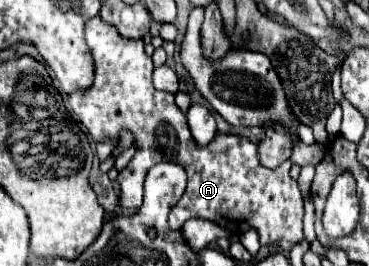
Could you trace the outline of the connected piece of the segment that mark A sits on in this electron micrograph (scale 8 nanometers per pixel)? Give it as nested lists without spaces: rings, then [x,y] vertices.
[[[100,17],[86,23],[86,43],[94,59],[94,83],[84,91],[74,91],[63,101],[71,117],[82,123],[96,143],[120,141],[120,133],[128,131],[134,137],[136,153],[130,163],[118,173],[120,205],[138,209],[142,205],[142,189],[146,173],[152,165],[178,161],[188,175],[188,187],[172,209],[170,227],[180,229],[192,217],[212,219],[230,233],[244,233],[250,227],[258,229],[260,243],[272,241],[290,247],[304,239],[302,235],[302,193],[290,177],[292,161],[284,161],[276,169],[268,169],[258,159],[258,147],[242,135],[216,135],[206,147],[196,145],[186,129],[186,117],[176,107],[174,95],[158,91],[152,85],[152,59],[144,51],[142,39],[126,39],[116,33],[114,25],[104,25]]]

